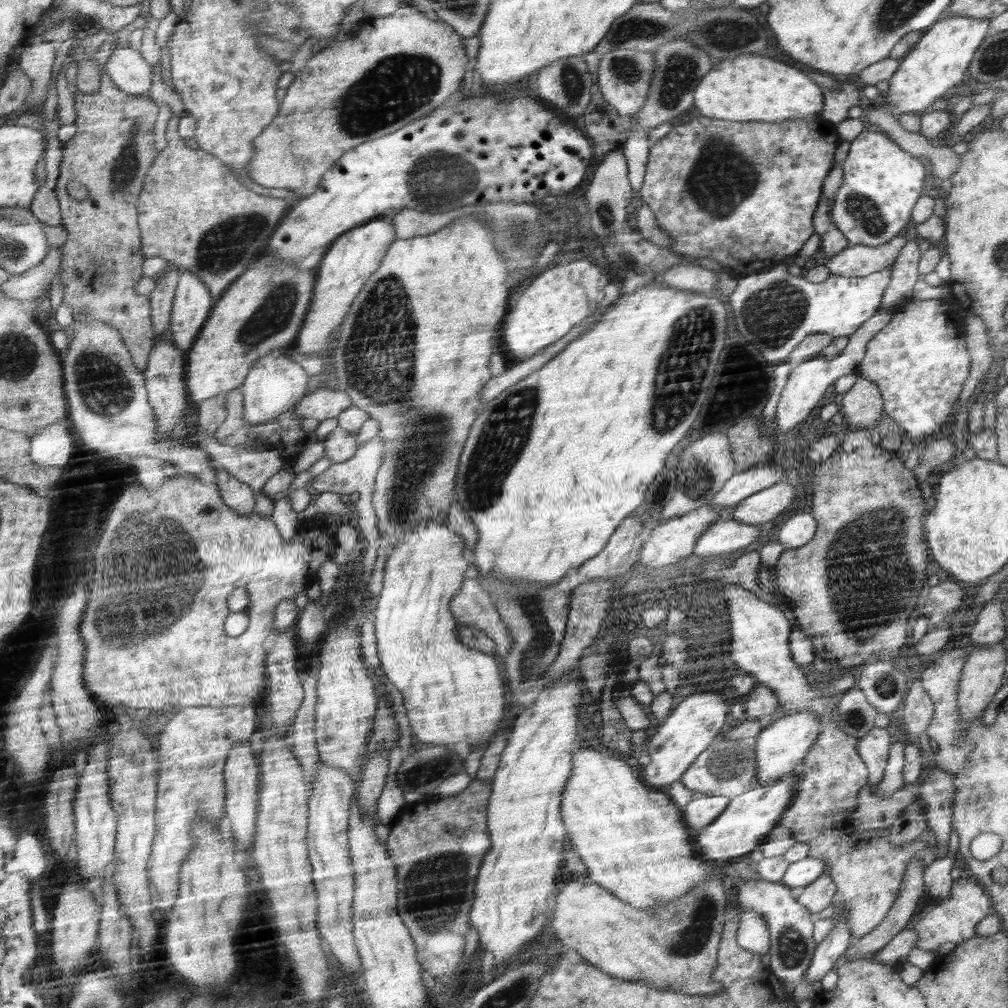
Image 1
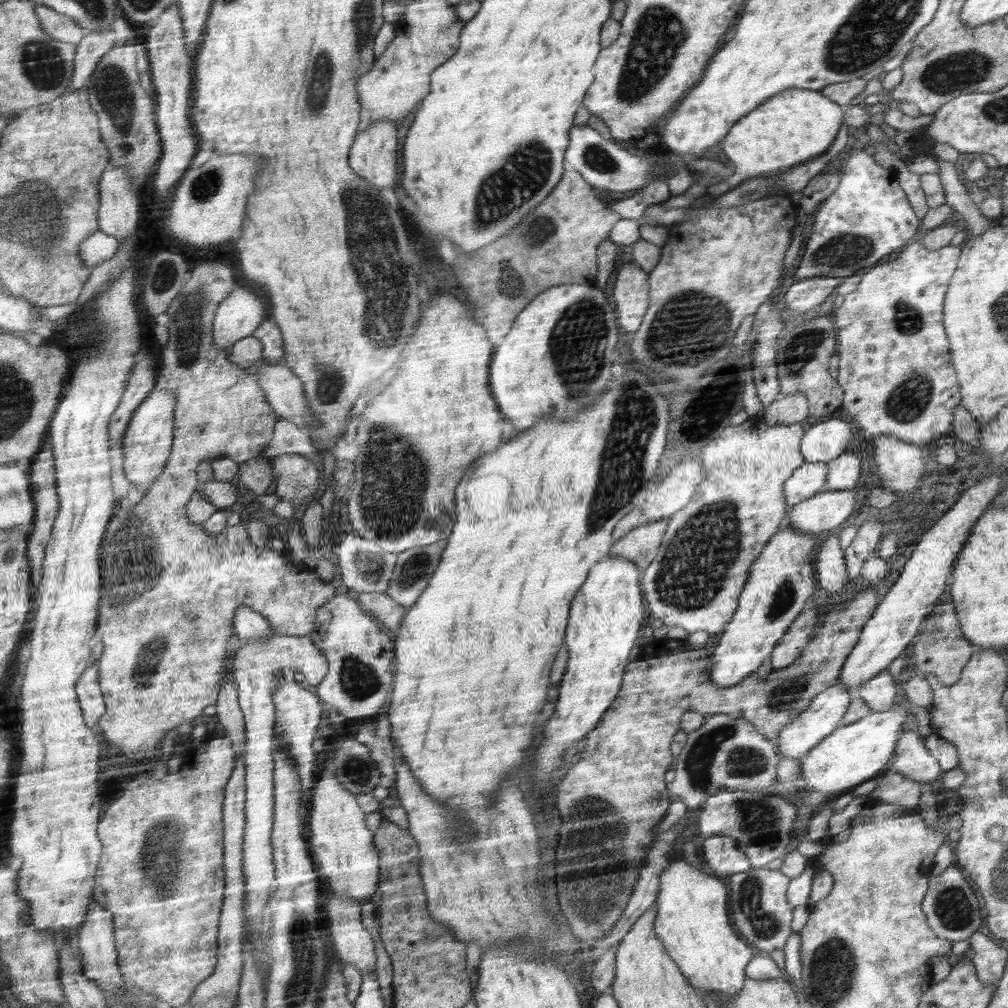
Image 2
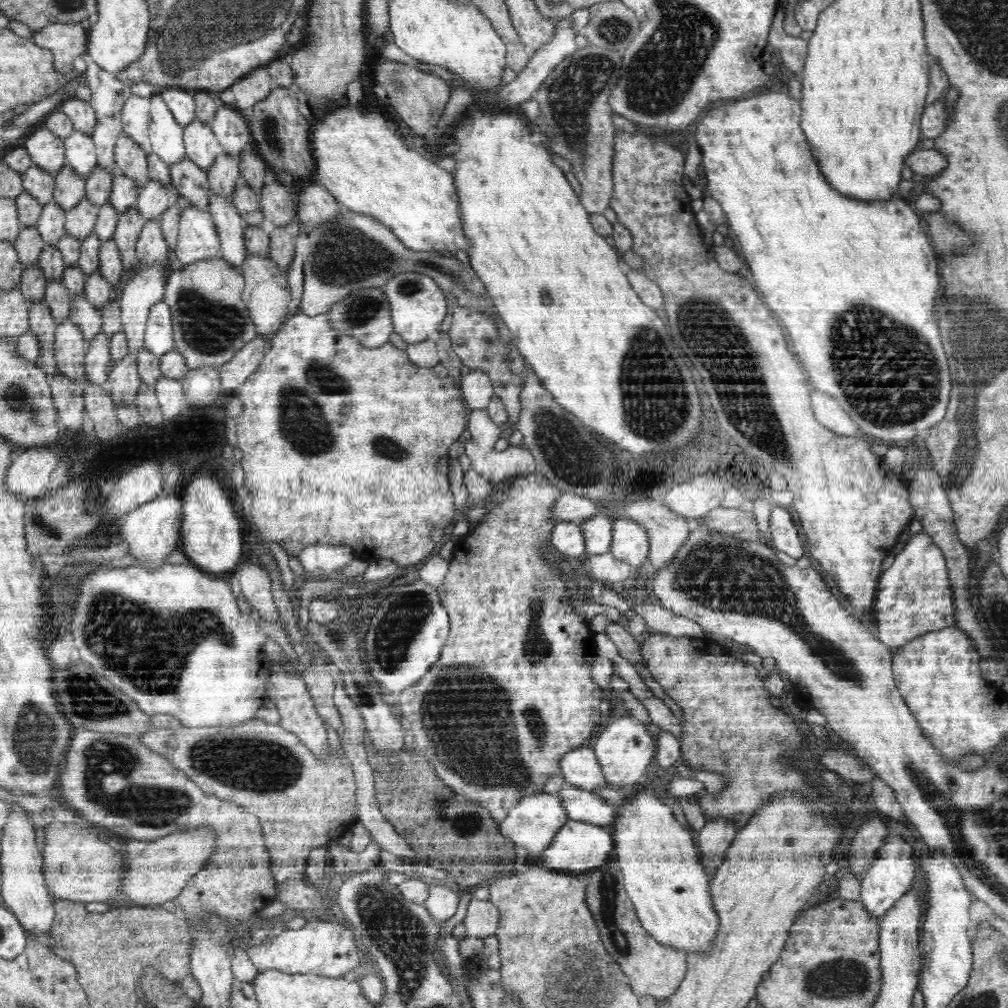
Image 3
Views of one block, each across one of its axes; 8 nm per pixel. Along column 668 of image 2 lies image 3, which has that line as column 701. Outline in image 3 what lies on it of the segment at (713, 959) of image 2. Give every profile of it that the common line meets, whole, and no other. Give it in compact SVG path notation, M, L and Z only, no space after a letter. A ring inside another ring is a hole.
M646 792L634 796L620 812L616 826L614 826L613 839L616 840L616 854L618 858L614 864L620 864L619 869L624 874L626 892L633 902L639 921L644 930L654 940L672 946L676 950L690 952L706 952L710 950L714 936L718 934L718 913L714 912L714 905L710 898L710 875L699 862L684 860L680 850L674 842L690 840L693 833L676 822L673 810L664 804L660 798L654 798Z

